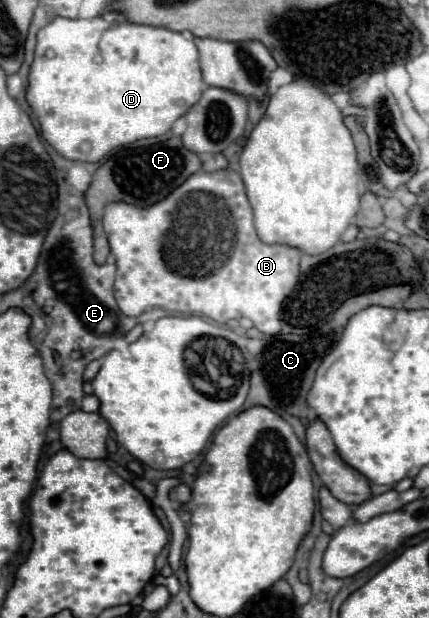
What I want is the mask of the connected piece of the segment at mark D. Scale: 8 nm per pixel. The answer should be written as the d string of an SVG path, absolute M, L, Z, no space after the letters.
M56 17L38 31L34 61L28 73L26 101L36 117L52 115L54 119L38 119L42 137L70 161L98 163L114 147L134 143L146 137L164 135L172 123L182 117L202 95L204 81L198 51L192 39L176 31L110 23L104 19L68 19Z

